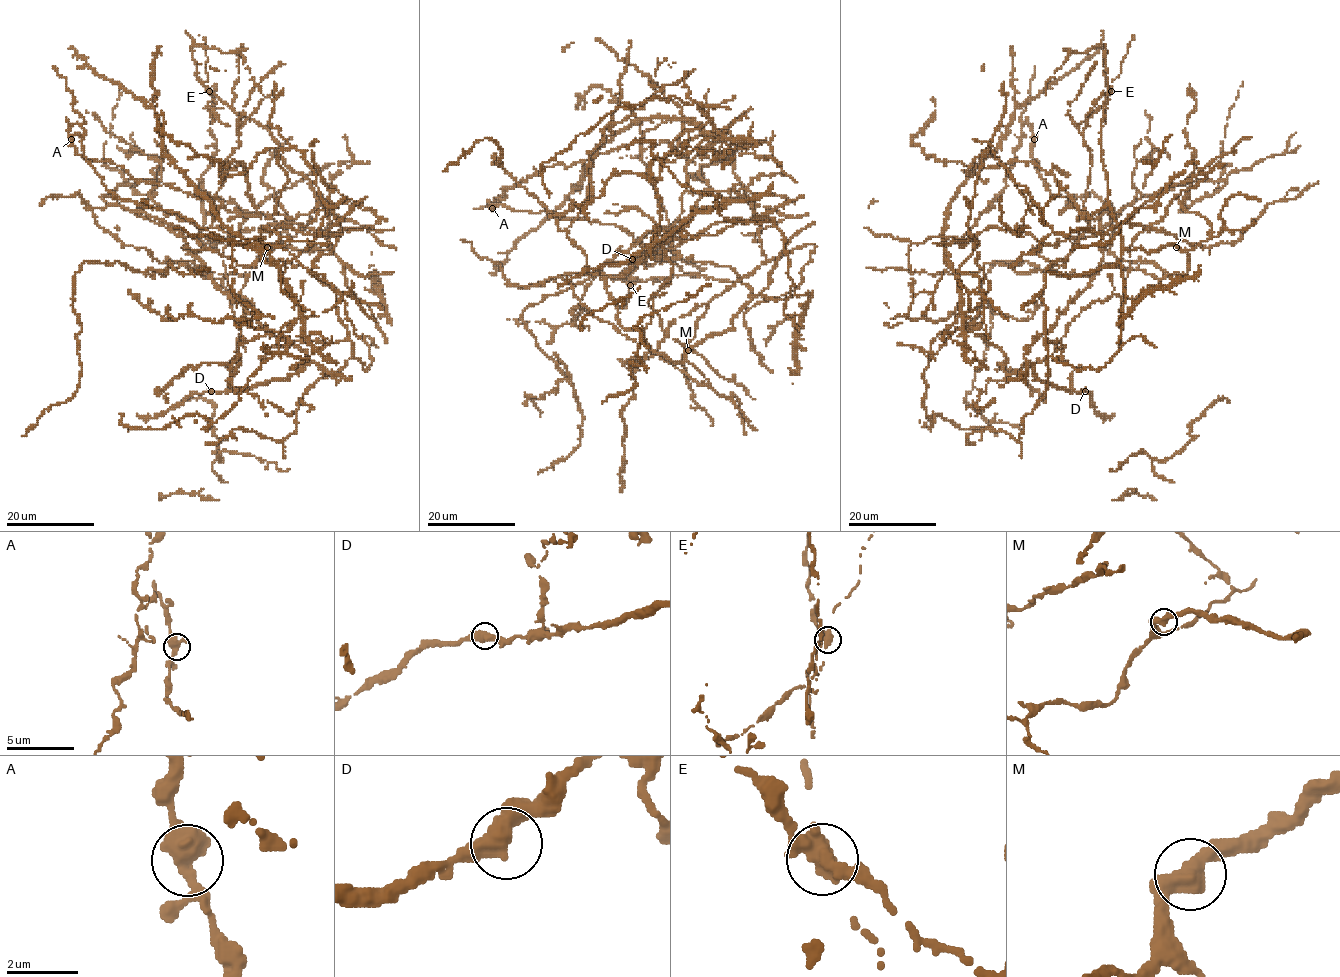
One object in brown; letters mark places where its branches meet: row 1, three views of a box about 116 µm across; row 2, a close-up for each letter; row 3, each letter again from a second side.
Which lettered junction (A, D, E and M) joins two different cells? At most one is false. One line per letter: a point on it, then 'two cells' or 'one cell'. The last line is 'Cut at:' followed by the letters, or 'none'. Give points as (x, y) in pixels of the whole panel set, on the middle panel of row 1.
A: at (492, 208); one cell
D: at (632, 259); one cell
E: at (630, 285); two cells
M: at (688, 350); one cell
Cut at: E

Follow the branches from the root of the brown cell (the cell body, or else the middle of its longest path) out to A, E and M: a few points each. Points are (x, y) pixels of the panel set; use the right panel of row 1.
A: (1095, 301), (1146, 293), (1186, 274), (1188, 255), (1128, 250), (1107, 203), (1083, 219), (1054, 198), (1034, 139)
E: (1095, 301), (1137, 298), (1188, 271), (1188, 255), (1172, 244), (1158, 251), (1122, 244), (1101, 161), (1110, 91)
M: (1095, 301), (1107, 300), (1114, 293), (1121, 298), (1137, 298), (1162, 278), (1186, 274), (1188, 255), (1176, 247)

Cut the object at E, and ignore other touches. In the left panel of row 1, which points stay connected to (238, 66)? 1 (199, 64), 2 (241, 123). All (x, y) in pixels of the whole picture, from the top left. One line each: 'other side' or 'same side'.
1: same side
2: same side

